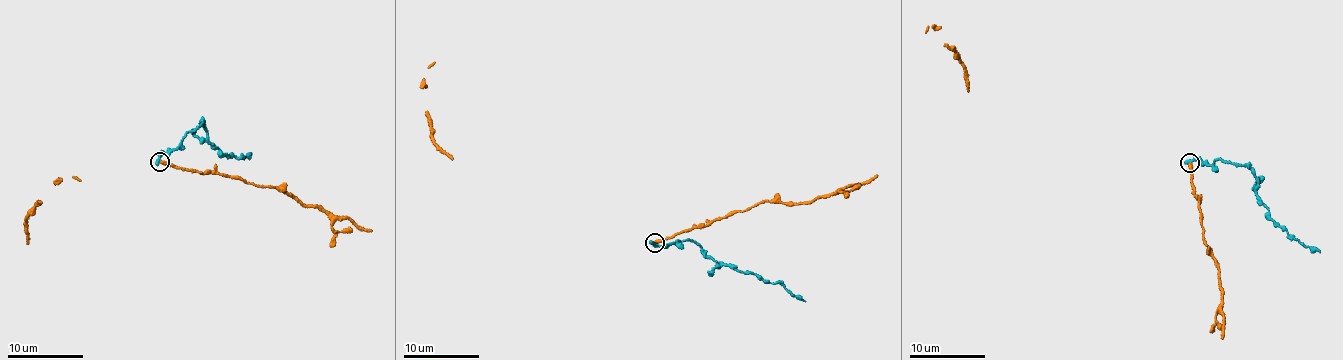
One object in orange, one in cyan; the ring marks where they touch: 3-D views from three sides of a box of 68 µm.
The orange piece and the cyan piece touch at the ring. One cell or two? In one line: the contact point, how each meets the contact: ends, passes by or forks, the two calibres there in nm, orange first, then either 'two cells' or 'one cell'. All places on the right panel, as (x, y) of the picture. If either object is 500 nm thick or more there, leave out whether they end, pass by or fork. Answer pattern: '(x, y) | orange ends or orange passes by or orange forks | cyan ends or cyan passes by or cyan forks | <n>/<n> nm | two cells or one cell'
(1189, 163) | orange ends | cyan ends | 320/320 nm | two cells

